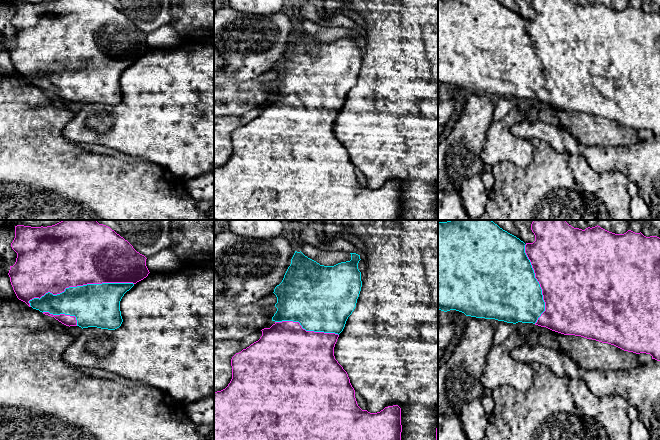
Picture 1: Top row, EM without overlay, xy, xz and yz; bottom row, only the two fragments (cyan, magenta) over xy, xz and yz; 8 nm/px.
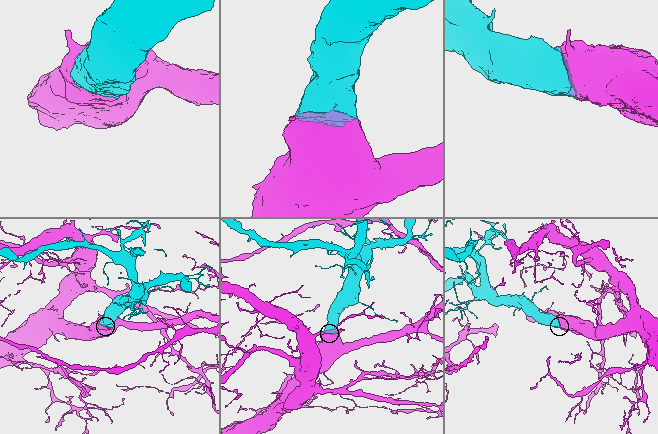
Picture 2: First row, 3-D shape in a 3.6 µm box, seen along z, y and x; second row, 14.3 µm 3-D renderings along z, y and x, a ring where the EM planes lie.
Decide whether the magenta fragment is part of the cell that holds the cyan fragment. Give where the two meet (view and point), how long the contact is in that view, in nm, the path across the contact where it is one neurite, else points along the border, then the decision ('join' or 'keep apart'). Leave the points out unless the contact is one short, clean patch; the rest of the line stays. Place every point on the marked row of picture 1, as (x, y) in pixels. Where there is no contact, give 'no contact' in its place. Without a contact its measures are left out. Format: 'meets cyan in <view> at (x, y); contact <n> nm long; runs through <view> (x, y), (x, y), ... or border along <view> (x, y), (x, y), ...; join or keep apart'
meets cyan in xy at (80, 286); contact 850 nm long; join

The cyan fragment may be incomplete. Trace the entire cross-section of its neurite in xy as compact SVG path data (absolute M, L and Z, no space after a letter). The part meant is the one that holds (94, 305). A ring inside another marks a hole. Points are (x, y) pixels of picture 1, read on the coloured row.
M62 220L47 227L17 225L11 247L17 258L8 275L17 298L69 327L119 328L122 297L150 273L144 255L96 220Z

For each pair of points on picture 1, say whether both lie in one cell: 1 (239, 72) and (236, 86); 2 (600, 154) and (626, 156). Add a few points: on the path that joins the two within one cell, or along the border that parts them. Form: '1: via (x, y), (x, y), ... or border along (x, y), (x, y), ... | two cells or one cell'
1: border along (224, 72), (238, 80), (254, 80) | two cells
2: via (606, 156), (620, 156) | one cell

